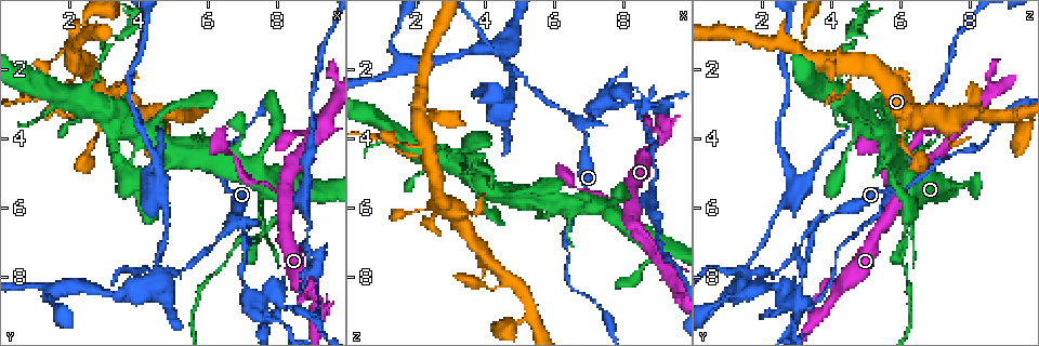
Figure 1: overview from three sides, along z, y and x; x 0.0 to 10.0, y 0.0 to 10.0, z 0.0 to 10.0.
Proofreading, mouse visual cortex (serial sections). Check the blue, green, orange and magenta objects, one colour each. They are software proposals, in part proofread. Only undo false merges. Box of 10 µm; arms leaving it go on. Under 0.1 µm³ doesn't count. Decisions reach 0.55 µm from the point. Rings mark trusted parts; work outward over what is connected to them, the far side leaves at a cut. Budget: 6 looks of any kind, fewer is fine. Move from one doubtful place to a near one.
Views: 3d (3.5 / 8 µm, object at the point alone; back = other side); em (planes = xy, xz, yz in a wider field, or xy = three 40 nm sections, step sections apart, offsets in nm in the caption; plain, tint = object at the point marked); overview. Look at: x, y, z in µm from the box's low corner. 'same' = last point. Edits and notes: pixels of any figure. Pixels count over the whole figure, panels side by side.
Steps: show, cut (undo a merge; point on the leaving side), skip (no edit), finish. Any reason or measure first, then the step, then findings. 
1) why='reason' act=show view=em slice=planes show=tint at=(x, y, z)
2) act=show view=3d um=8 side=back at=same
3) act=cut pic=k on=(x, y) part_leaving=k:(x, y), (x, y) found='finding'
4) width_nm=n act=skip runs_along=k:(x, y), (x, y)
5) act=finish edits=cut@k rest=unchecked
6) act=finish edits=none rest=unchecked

why='three arms meet' act=show view=3d um=3.5 at=(6.90, 6.30, 3.70)

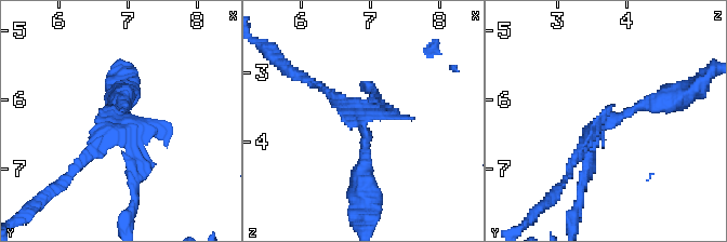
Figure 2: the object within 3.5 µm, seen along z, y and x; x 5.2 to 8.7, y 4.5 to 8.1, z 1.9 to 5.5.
act=show view=em slice=xy step=3 show=tint at=(6.85, 6.25, 3.70)

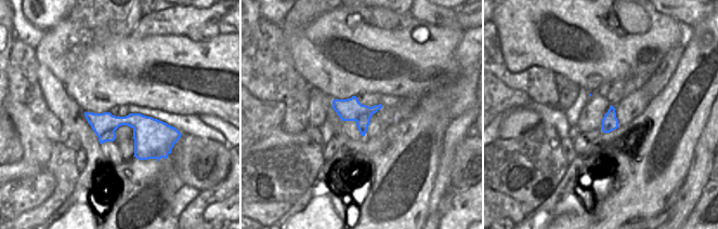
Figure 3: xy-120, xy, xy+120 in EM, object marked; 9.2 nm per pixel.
width_nm=220 act=cut pic=2 on=(158, 131) border=3:(371, 113), (362, 113), (355, 120) found='two cells meet here'

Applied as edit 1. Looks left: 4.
why='thin neck' act=show view=3d um=8 at=(3.35, 1.15, 4.50)

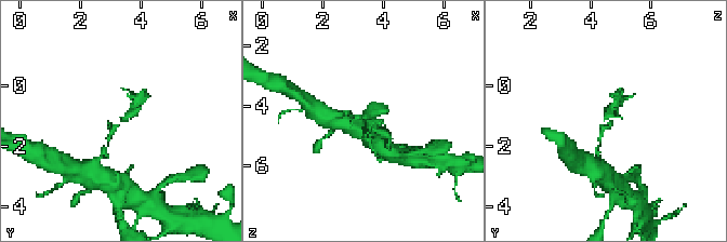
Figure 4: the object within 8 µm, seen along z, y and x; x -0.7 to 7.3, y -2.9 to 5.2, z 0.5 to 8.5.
act=show view=3d um=3.5 at=same

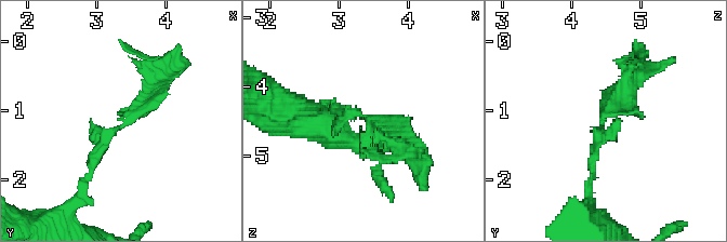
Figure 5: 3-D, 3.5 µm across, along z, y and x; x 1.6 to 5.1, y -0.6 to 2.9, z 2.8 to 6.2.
why='now the EM' act=show view=em slice=planes show=tint at=(3.40, 1.20, 4.40)

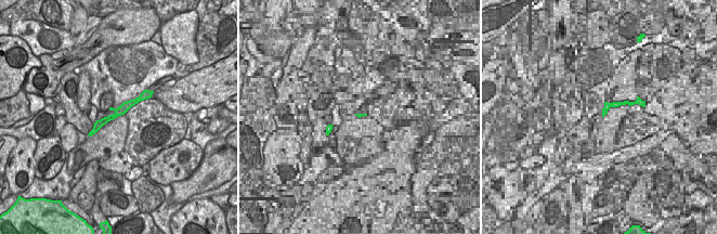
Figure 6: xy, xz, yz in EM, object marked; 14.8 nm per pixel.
act=skip runs_along=5:(83, 178), (100, 143), (167, 72) found='continuous, no second cell'

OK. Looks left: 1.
act=finish edits=cut@2 rest=unchecked

